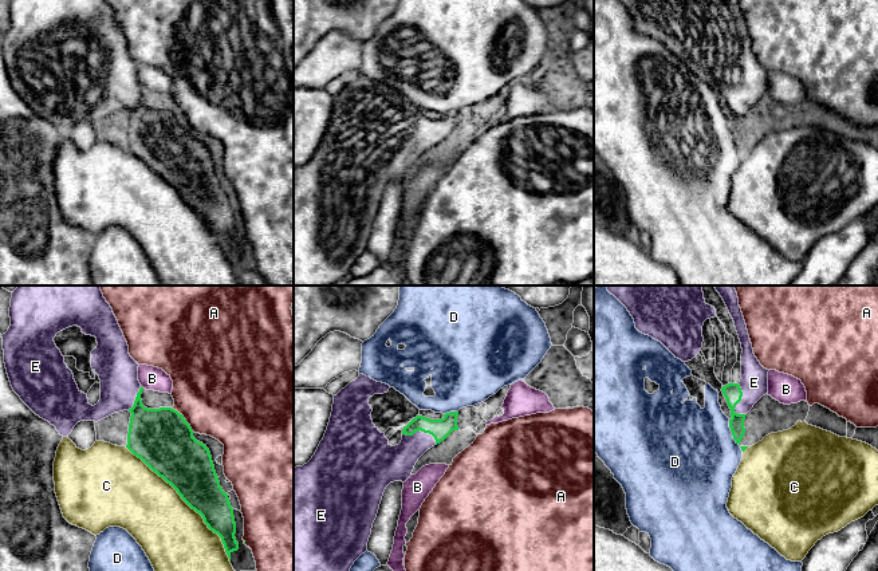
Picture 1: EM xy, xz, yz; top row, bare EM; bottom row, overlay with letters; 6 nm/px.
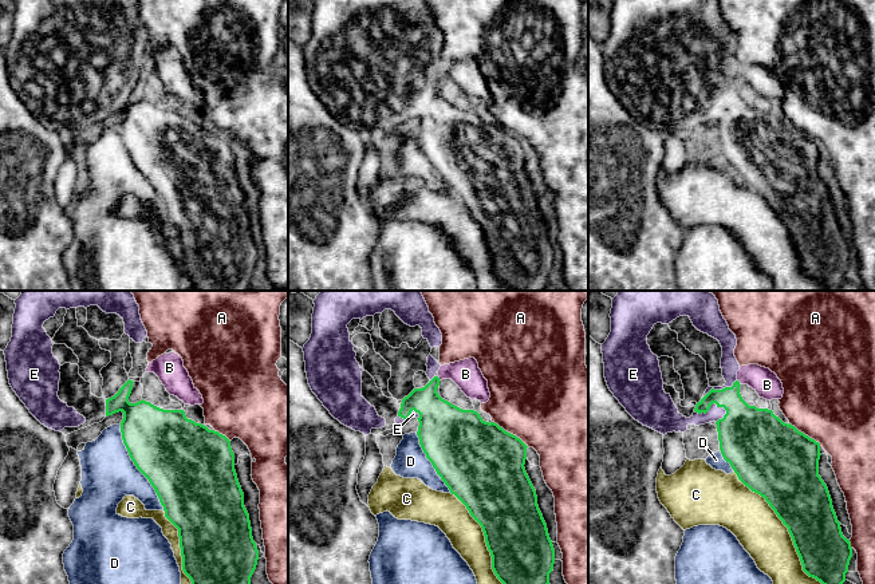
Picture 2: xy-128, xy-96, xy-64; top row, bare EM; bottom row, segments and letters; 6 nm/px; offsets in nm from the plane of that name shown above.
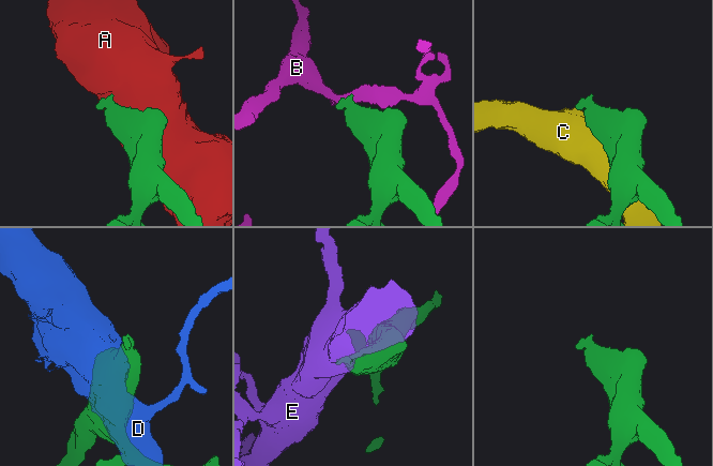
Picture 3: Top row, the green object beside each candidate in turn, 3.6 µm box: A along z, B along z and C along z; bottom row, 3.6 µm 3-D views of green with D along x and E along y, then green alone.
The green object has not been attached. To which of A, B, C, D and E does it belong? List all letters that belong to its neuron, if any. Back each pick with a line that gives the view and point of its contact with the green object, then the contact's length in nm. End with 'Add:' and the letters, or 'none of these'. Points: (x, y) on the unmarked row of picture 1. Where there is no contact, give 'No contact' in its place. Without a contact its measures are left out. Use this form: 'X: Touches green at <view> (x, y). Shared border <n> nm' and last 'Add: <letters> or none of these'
E: Touches green at yz (739, 101). Shared border 200 nm
Add: E

